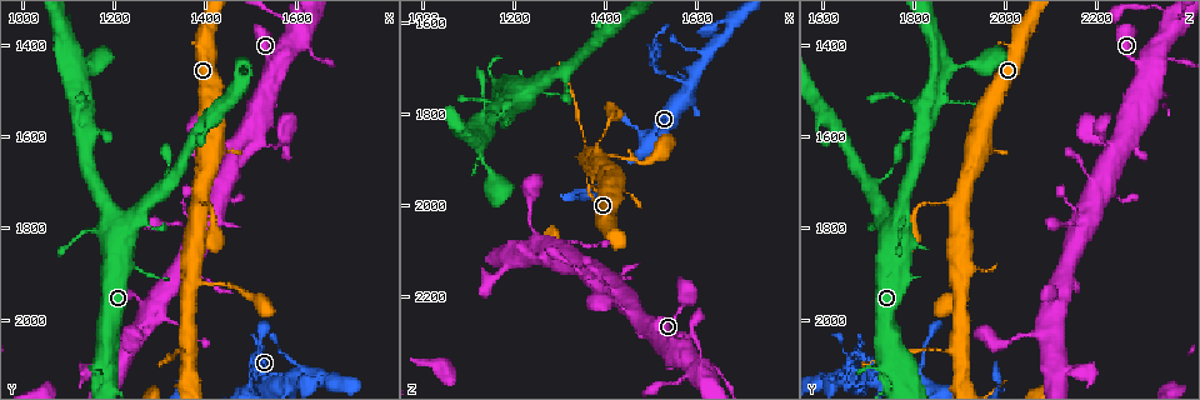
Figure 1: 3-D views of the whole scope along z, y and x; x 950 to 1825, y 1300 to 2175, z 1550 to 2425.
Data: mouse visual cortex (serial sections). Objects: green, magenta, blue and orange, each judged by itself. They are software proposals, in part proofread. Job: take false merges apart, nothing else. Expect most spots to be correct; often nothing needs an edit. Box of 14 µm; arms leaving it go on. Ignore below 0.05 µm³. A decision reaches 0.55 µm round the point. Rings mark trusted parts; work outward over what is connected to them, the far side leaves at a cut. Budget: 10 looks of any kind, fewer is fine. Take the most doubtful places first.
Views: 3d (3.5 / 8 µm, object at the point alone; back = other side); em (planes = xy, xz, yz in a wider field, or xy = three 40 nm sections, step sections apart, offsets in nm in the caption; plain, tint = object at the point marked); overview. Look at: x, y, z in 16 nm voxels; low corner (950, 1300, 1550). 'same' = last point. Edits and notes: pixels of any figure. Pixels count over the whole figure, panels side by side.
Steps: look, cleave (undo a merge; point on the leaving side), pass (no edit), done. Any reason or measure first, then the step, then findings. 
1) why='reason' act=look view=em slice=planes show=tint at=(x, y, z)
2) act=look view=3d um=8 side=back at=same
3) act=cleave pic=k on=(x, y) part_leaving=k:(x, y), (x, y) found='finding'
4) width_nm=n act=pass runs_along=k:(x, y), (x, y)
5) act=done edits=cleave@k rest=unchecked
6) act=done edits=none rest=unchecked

why='abrupt turn' act=look view=3d um=3.5 at=(1510, 2095, 1710)

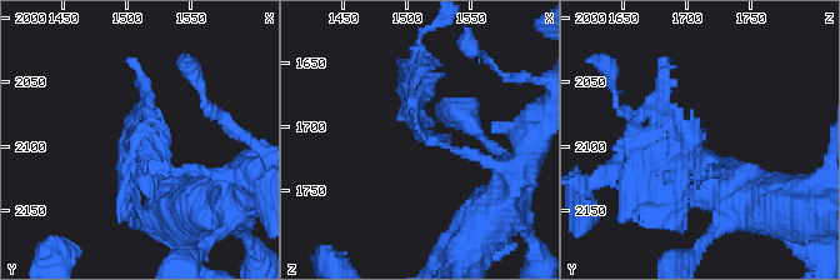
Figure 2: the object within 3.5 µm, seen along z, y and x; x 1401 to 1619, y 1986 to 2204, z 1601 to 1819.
act=look view=em slice=planes show=tint at=(1512, 2098, 1704)

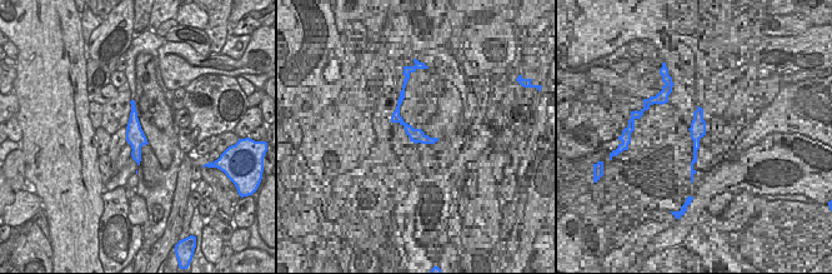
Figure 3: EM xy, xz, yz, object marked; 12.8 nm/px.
act=pass runs_along=2:(480, 160), (404, 119), (415, 64) found='continuous, no second cell'

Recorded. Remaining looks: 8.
why='thin arm on a thick one' act=look view=3d um=3.5 at=(1360, 2070, 1880)

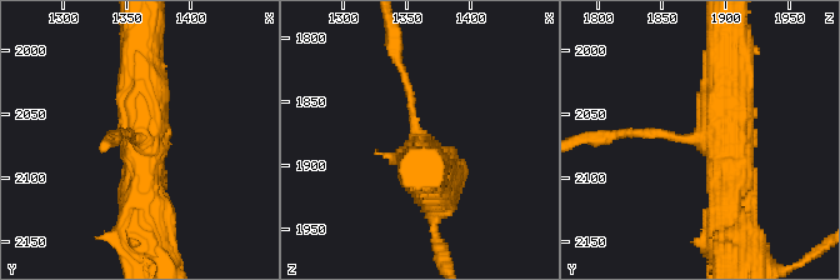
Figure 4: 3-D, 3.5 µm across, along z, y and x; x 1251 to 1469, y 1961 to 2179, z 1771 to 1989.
arms=3 arm_widths_nm=150,500,600 why='shape alone is not enough' act=look view=em slice=planes show=tint at=(1360, 2068, 1878)

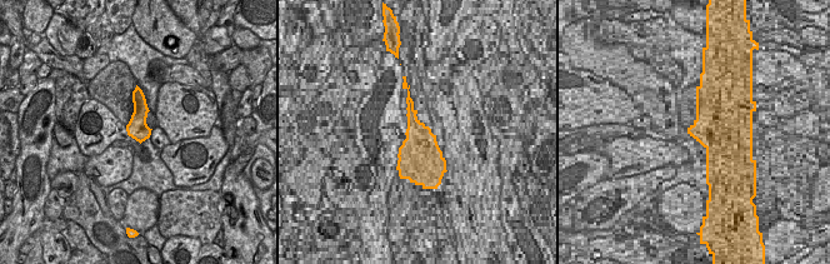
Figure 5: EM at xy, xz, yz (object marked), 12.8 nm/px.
act=pass runs_along=4:(139, 46), (143, 185), (150, 211) found='continuous, no second cell'

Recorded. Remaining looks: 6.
why='thin neck' act=look view=3d um=3.5 side=back at=(1135, 1520, 1770)

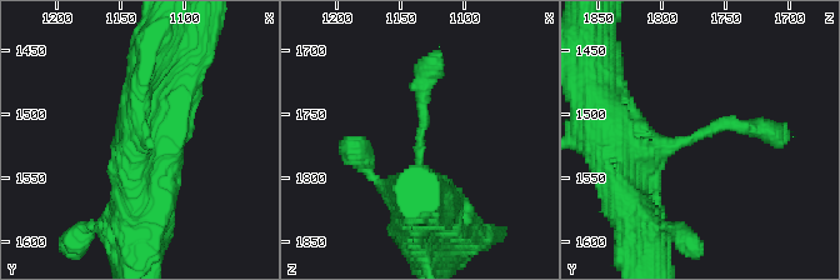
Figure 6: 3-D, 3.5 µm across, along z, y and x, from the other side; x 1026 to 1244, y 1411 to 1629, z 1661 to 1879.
act=look view=em slice=xy step=3 show=tint at=(1136, 1518, 1774)

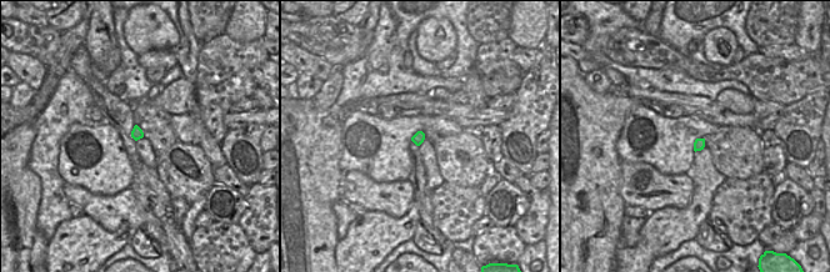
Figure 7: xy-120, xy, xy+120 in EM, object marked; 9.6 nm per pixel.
act=pass runs_along=6:(630, 168), (718, 125), (771, 133) found='continuous, no second cell'

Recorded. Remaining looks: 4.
why='sudden change in width' act=look view=3d um=3.5 at=(1345, 1785, 2145)

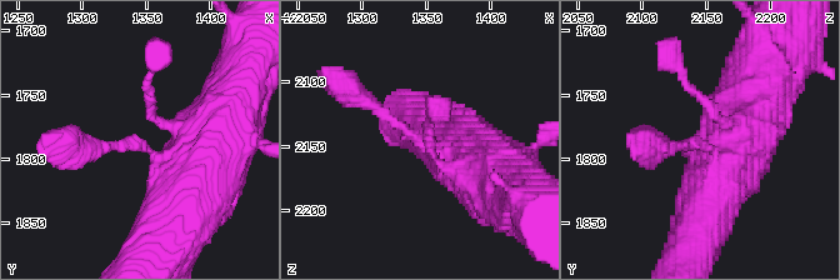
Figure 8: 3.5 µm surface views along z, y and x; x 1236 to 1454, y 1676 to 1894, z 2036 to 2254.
arm_widths_nm=200,900 why='shape alone is not enough' act=look view=em slice=xy step=3 show=tint at=(1344, 1788, 2146)

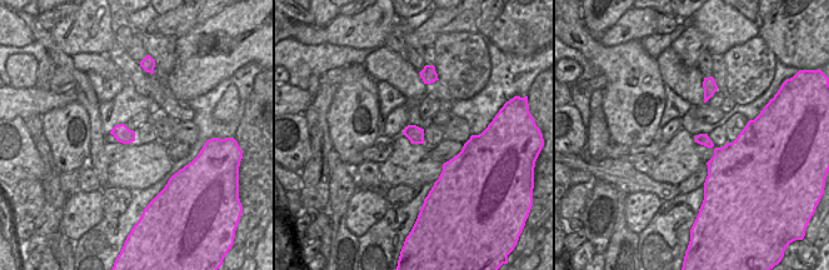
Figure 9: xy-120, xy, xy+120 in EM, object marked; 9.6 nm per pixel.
act=pass runs_along=8:(480, 164), (434, 158), (350, 90) found='all the same cell'

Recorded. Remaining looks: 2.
act=done edits=none rest=unchecked

